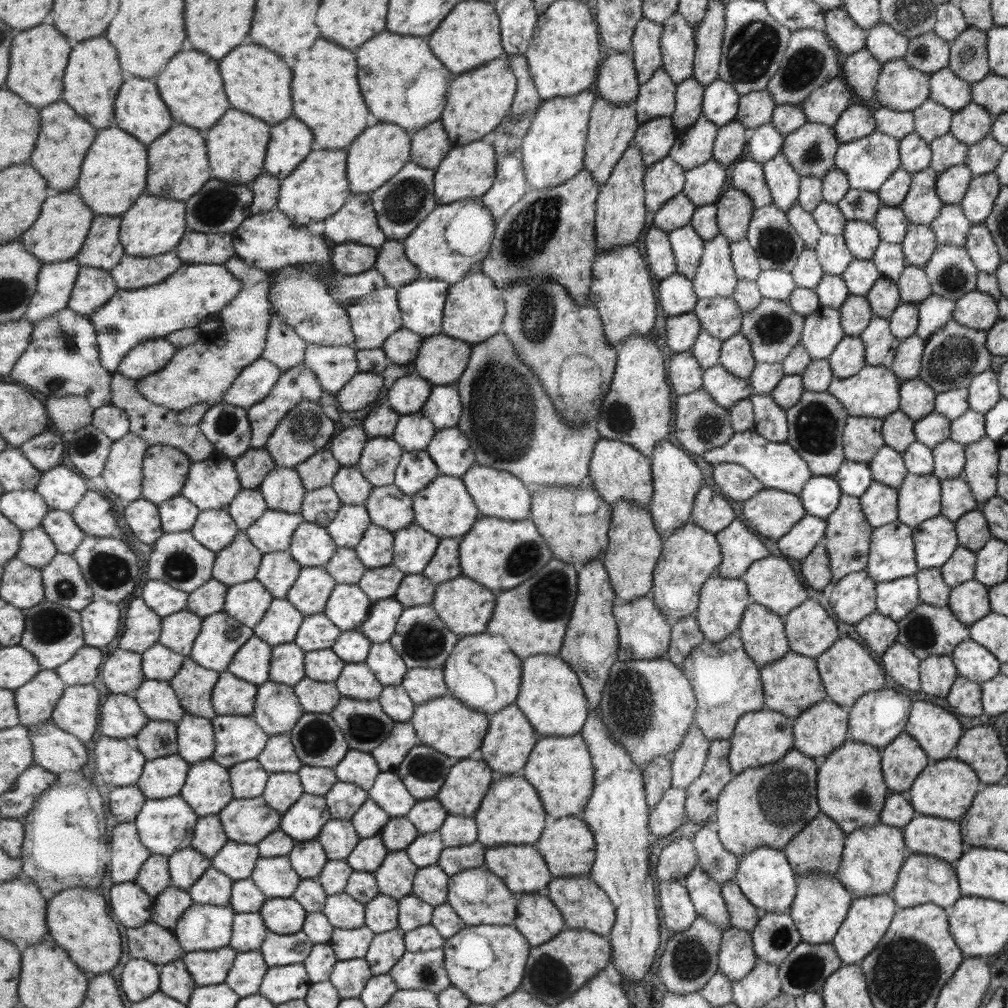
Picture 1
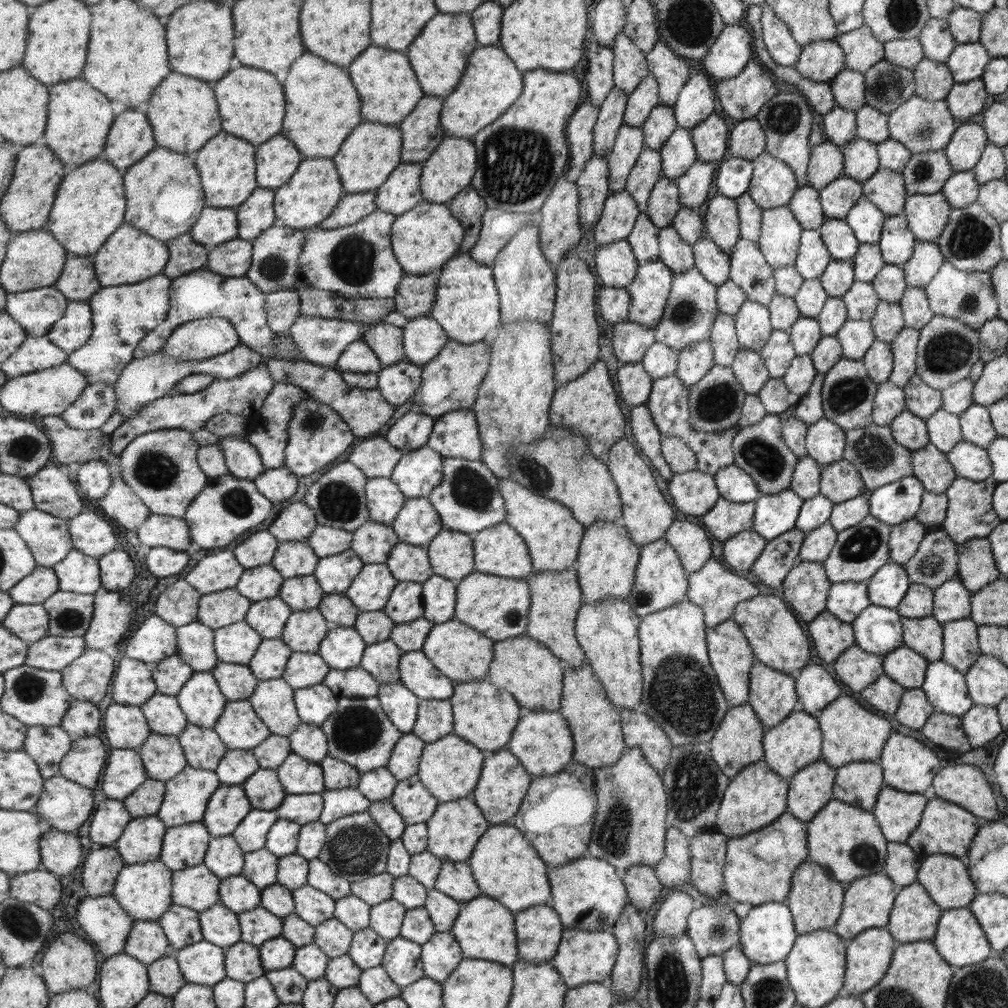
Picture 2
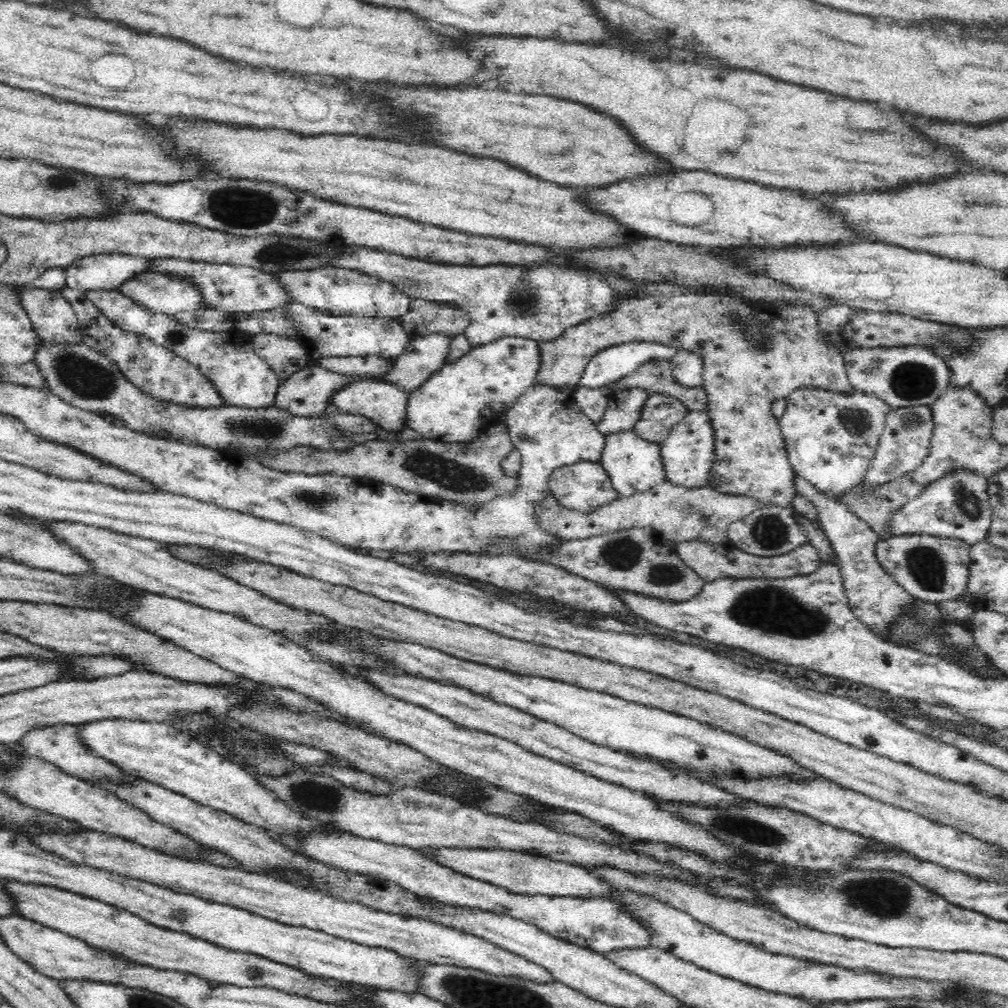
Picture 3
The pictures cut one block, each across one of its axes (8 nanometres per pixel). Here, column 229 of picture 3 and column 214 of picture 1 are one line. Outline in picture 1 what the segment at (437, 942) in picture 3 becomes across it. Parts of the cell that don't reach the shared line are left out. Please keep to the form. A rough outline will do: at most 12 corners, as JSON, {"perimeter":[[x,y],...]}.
{"perimeter":[[211,867],[188,891],[195,903],[231,905],[234,881]]}

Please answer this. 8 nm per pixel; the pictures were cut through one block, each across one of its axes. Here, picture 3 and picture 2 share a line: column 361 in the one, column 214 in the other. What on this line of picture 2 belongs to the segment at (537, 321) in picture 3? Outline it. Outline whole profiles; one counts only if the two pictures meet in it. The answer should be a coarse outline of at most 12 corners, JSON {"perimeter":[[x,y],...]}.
{"perimeter":[[240,236],[214,247],[207,267],[213,273],[246,277],[253,241]]}

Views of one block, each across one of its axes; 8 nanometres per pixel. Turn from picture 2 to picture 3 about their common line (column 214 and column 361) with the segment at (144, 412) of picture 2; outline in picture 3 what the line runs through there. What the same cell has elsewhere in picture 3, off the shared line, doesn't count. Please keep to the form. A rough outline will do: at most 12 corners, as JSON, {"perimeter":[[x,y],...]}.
{"perimeter":[[387,382],[346,384],[331,402],[380,434],[405,426],[408,394]]}

